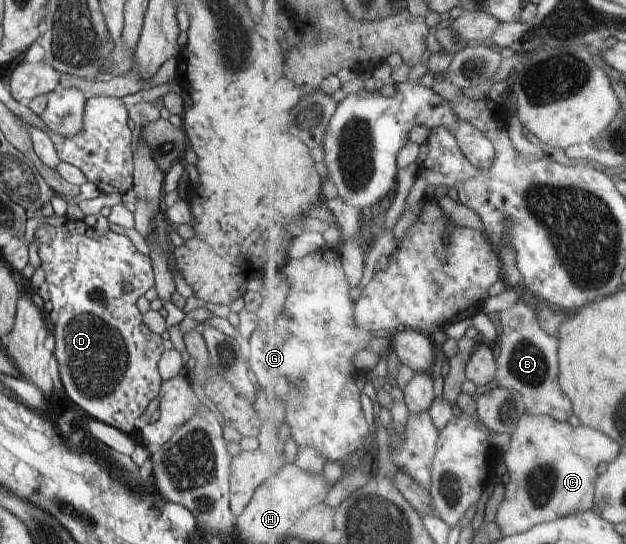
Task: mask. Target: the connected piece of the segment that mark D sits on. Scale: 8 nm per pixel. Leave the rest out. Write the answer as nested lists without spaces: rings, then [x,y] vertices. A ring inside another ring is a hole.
[[[66,220],[59,227],[40,226],[34,232],[33,240],[38,244],[41,267],[46,274],[45,281],[53,305],[53,354],[64,390],[72,402],[90,417],[129,435],[139,429],[141,416],[150,402],[158,397],[163,382],[158,373],[158,362],[166,351],[164,340],[144,324],[143,314],[136,307],[136,300],[155,286],[152,259],[139,252],[126,235],[109,231],[97,236],[84,221]],[[128,284],[132,288],[125,291]]]

